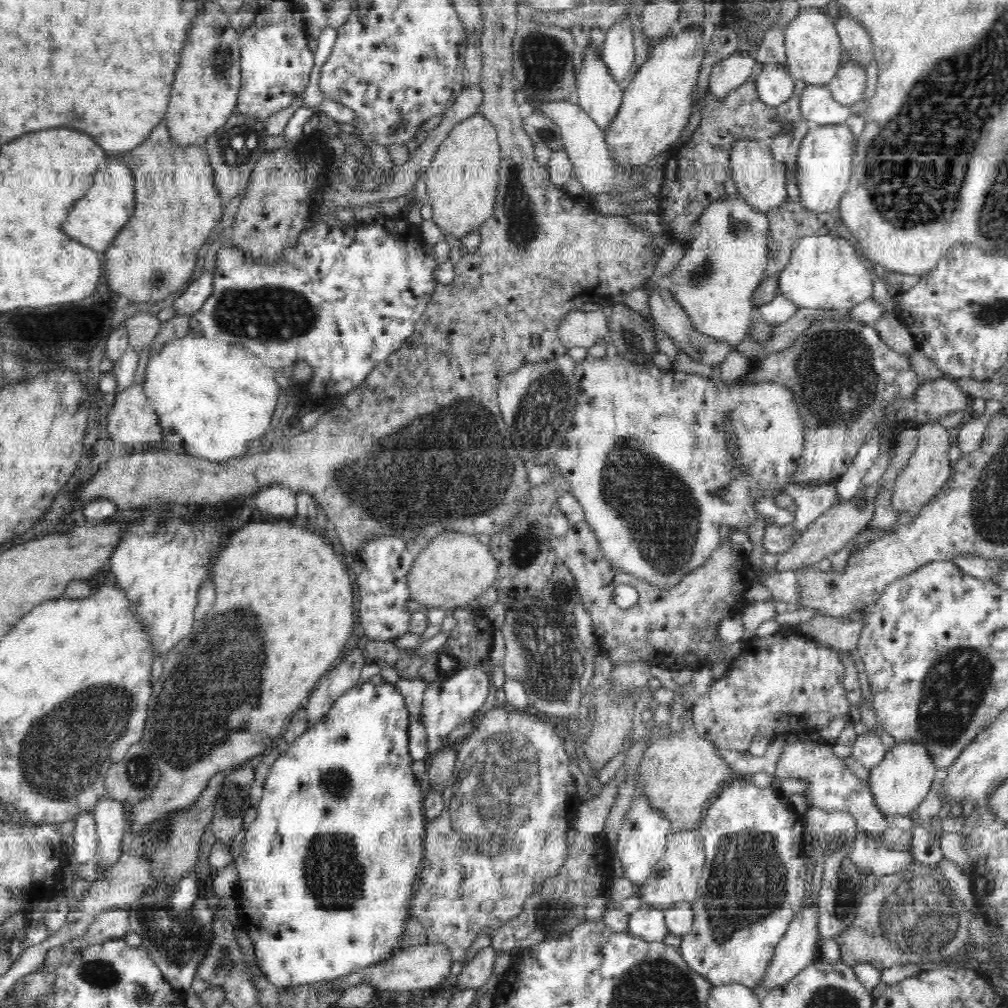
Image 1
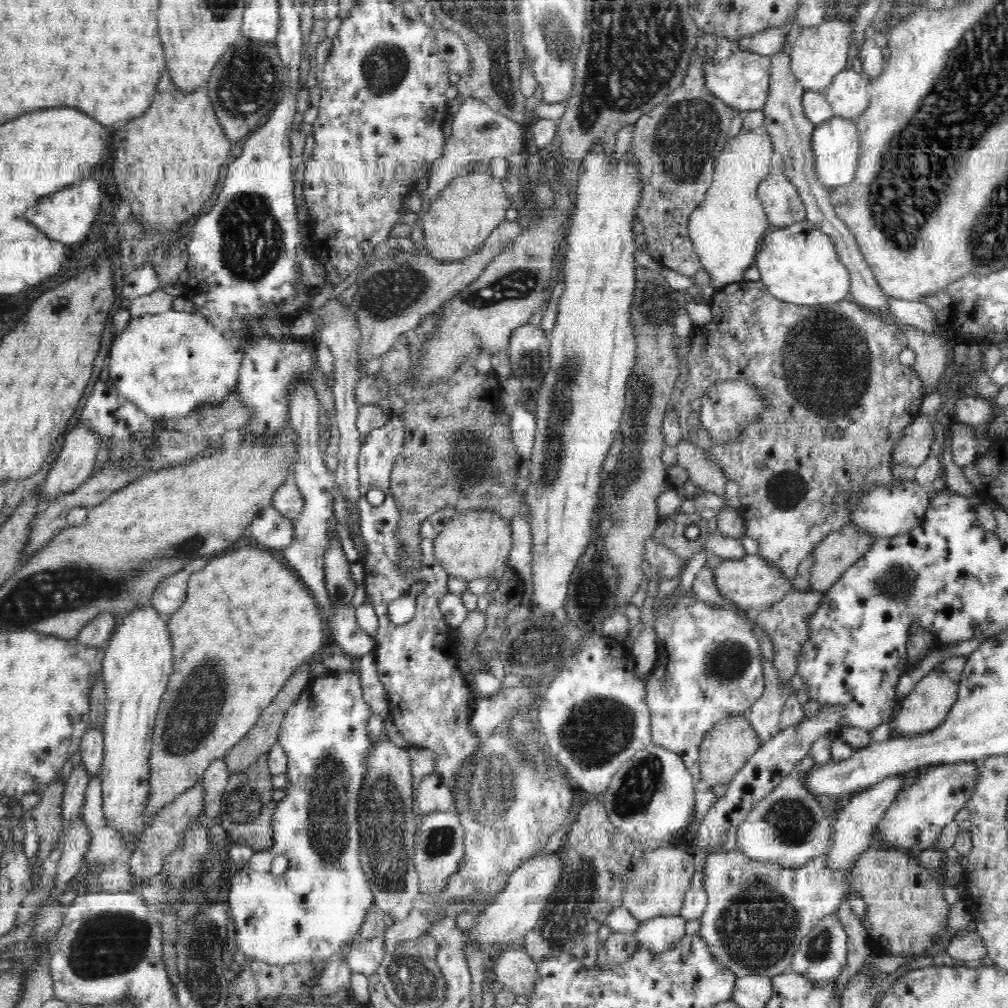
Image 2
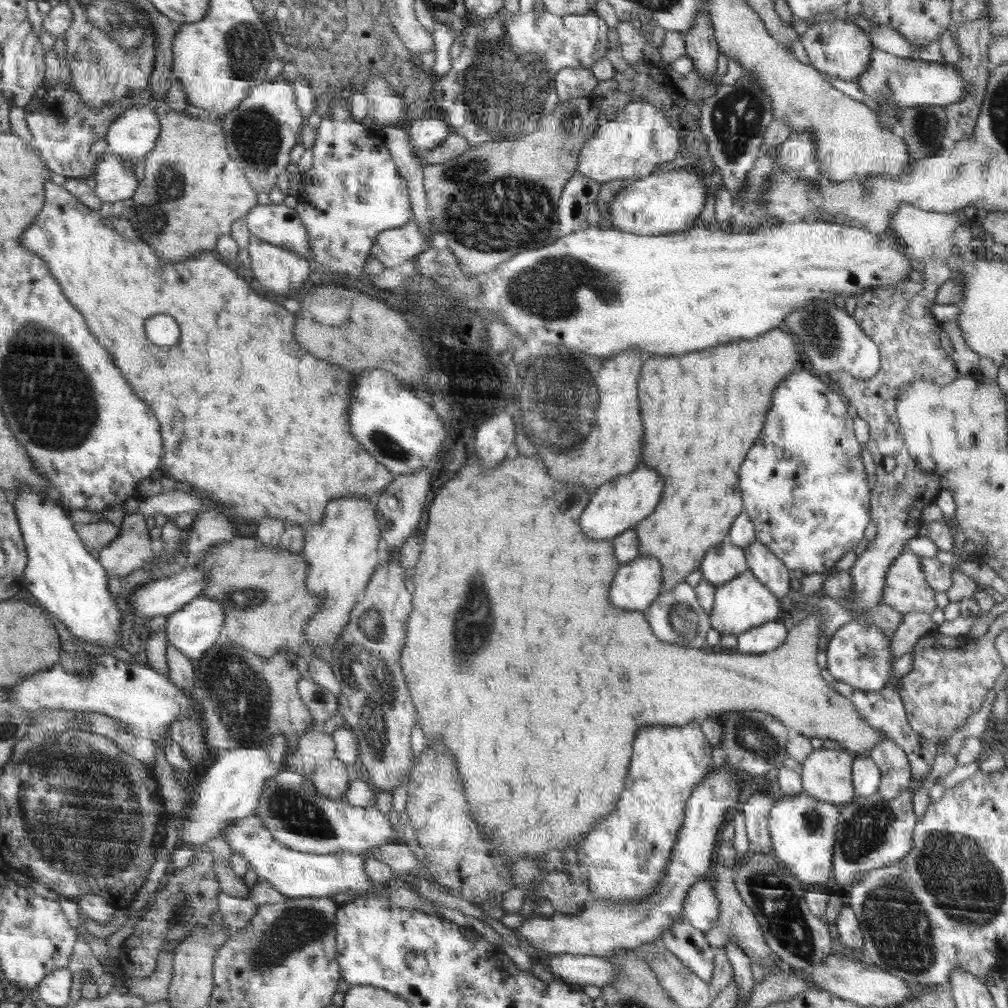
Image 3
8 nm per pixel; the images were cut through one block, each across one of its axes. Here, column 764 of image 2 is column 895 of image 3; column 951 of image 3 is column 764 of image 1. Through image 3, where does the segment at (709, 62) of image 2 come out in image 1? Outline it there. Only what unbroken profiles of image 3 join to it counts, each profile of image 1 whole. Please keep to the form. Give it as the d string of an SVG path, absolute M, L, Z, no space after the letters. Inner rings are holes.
M763 65L760 74L753 77L757 97L768 106L782 105L793 95L794 78L788 68L780 65Z

